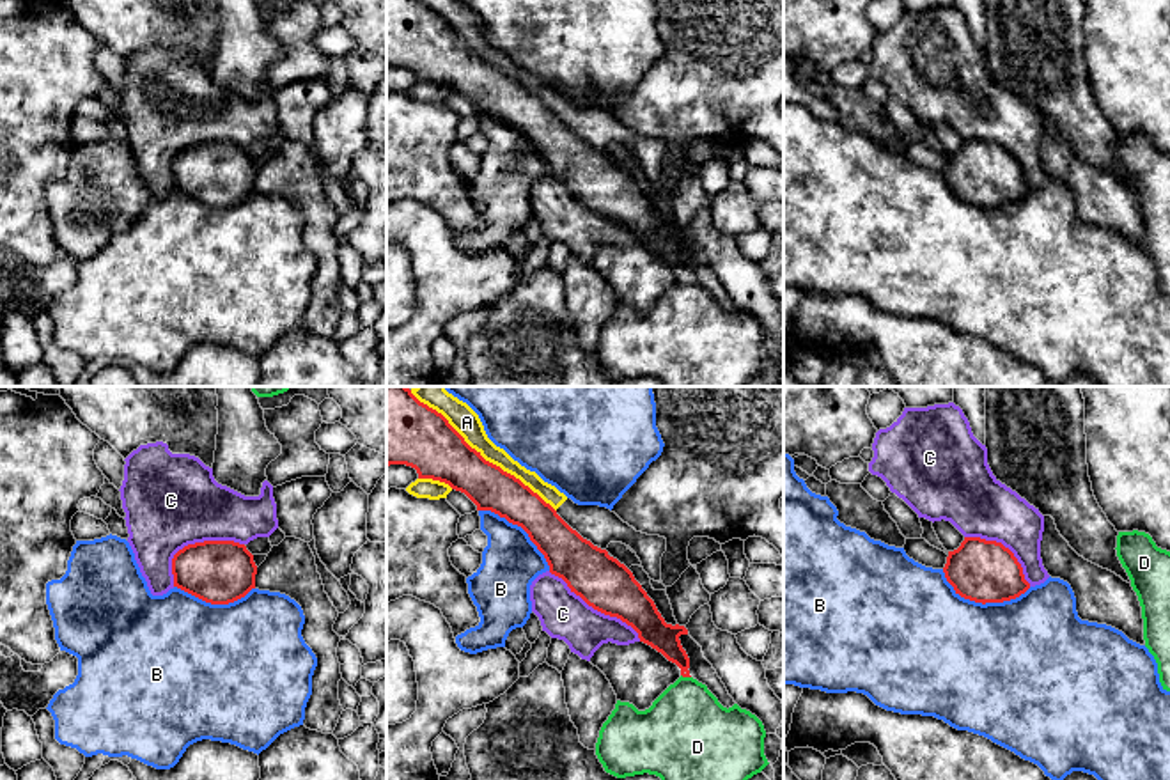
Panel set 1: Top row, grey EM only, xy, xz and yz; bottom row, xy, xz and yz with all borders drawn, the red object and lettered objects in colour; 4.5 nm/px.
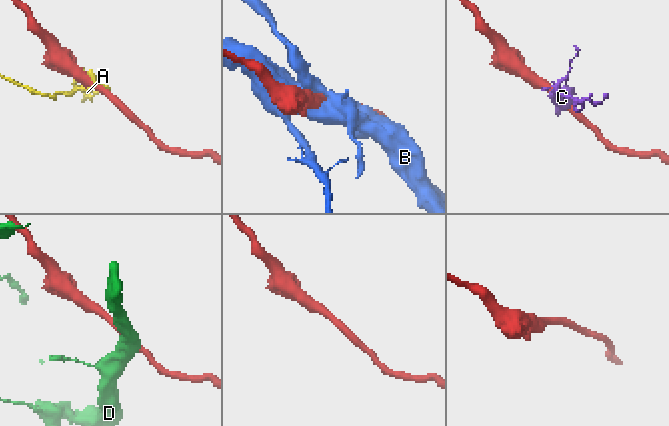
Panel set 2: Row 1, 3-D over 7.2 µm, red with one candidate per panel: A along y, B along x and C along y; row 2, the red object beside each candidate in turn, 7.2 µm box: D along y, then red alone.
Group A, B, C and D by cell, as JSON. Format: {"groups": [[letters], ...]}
{"groups": [["A"], ["B"], ["C"], ["D"]]}

